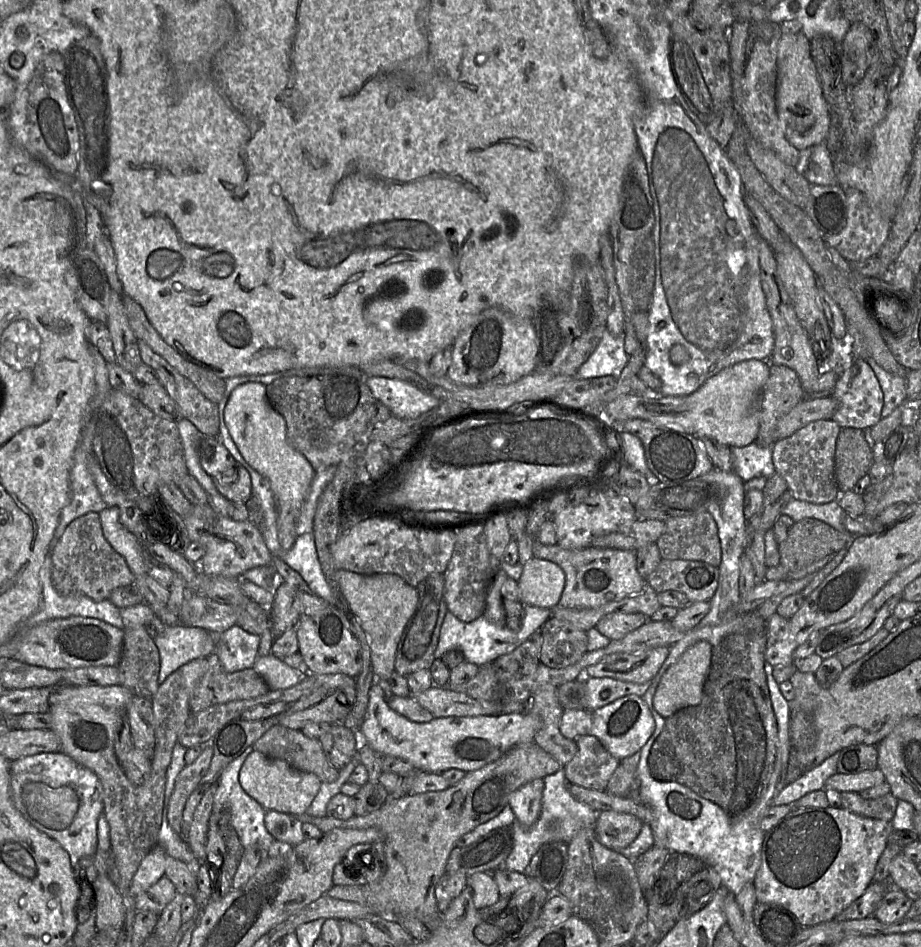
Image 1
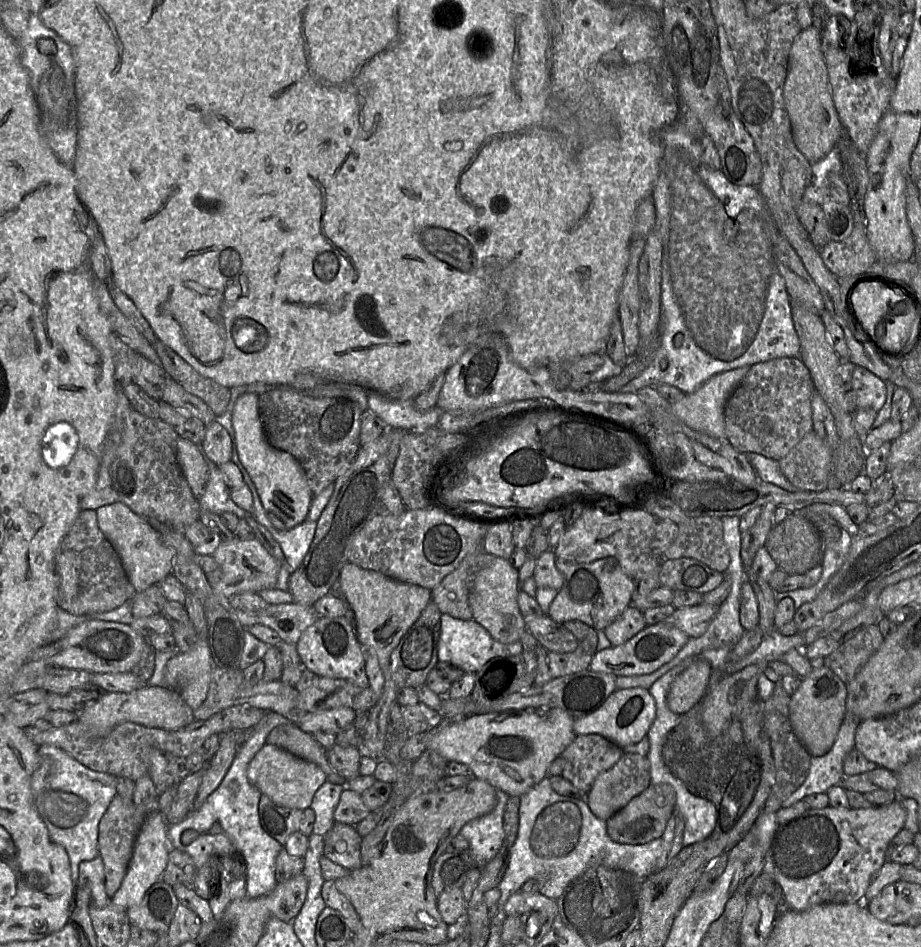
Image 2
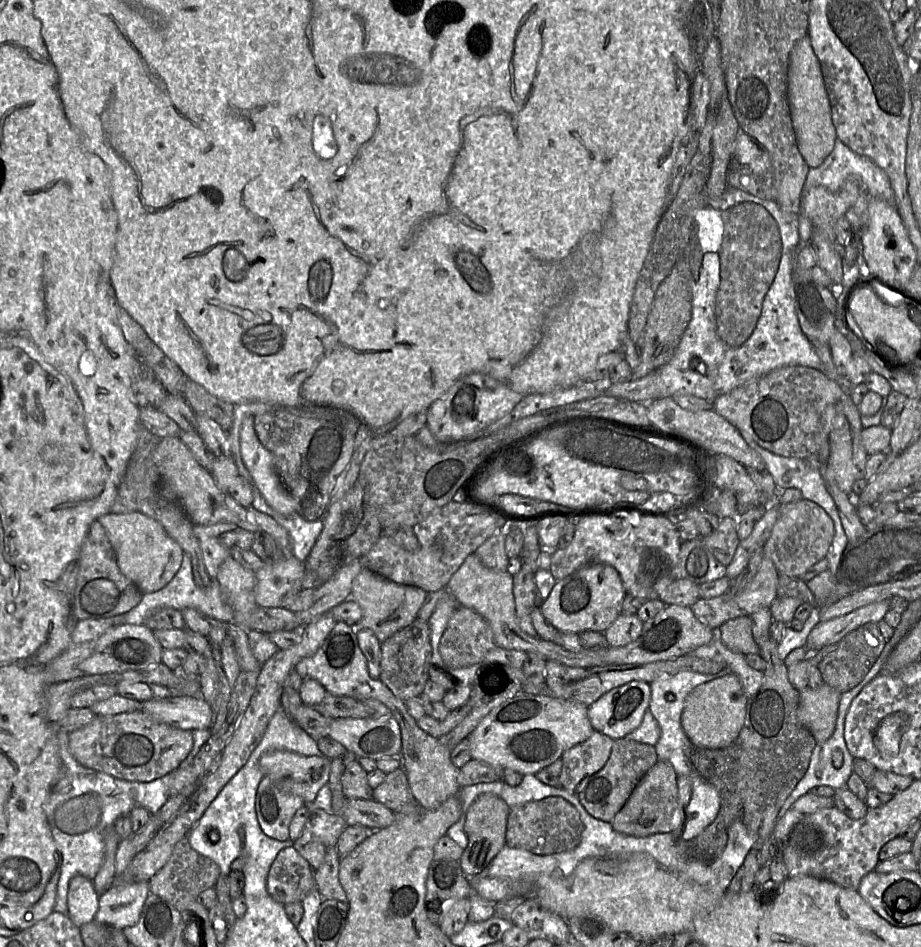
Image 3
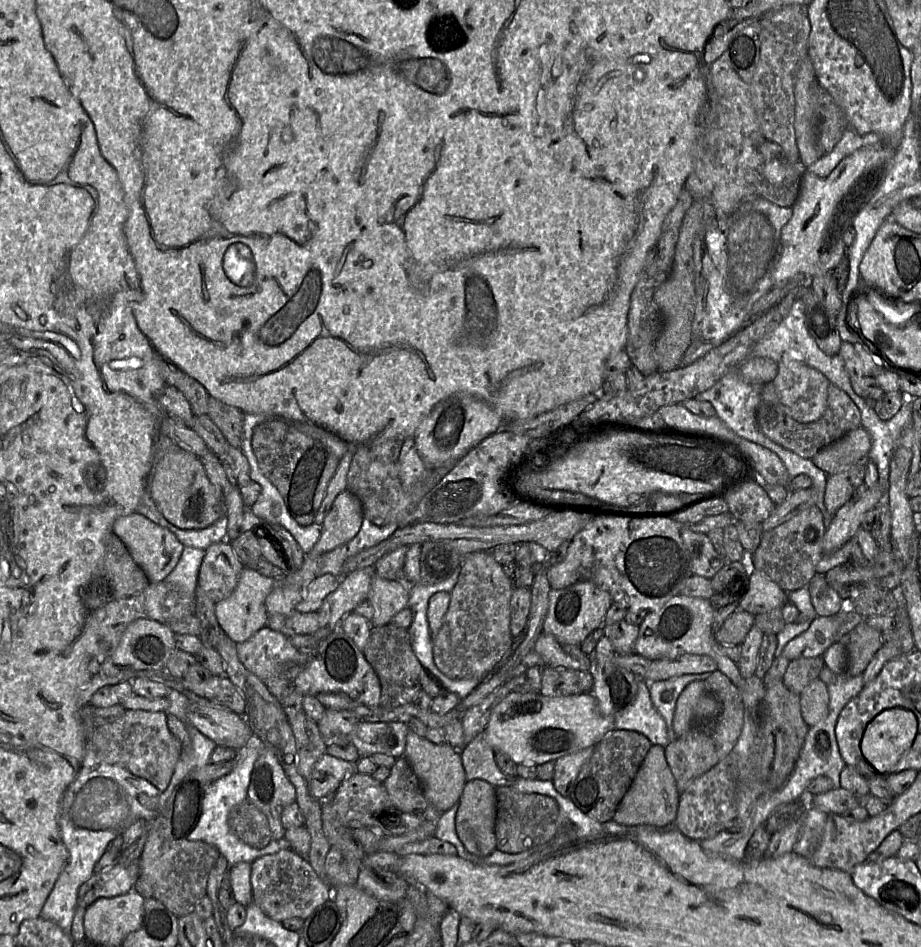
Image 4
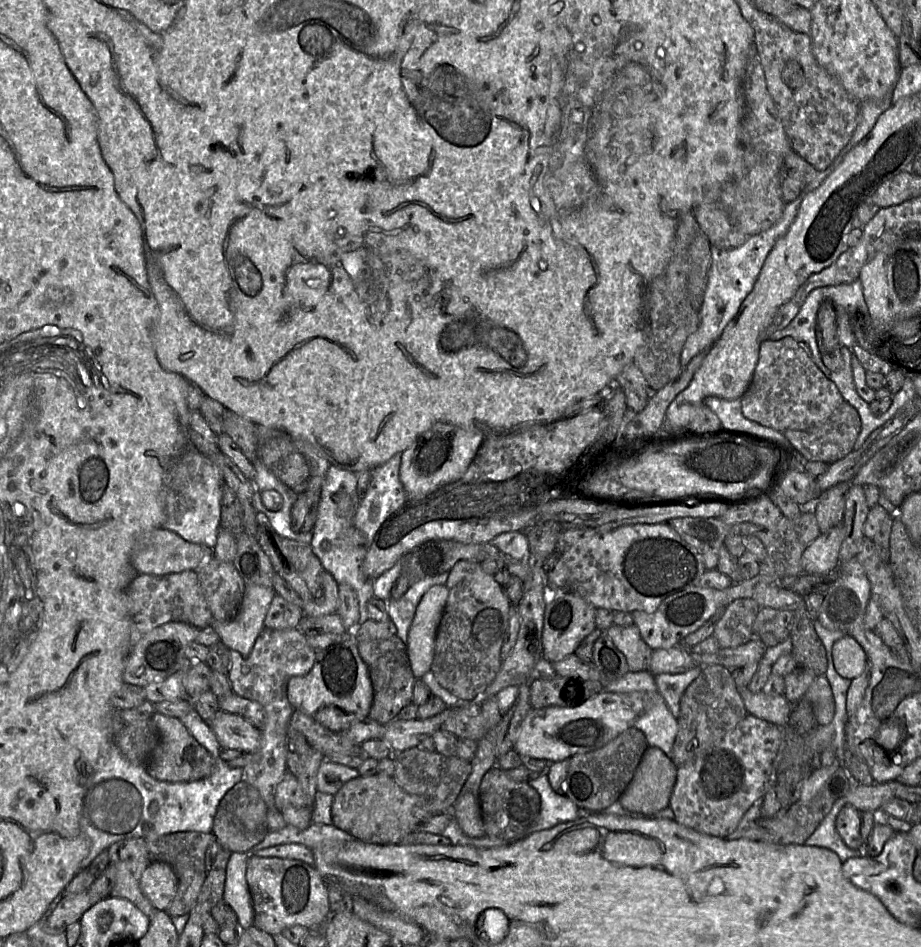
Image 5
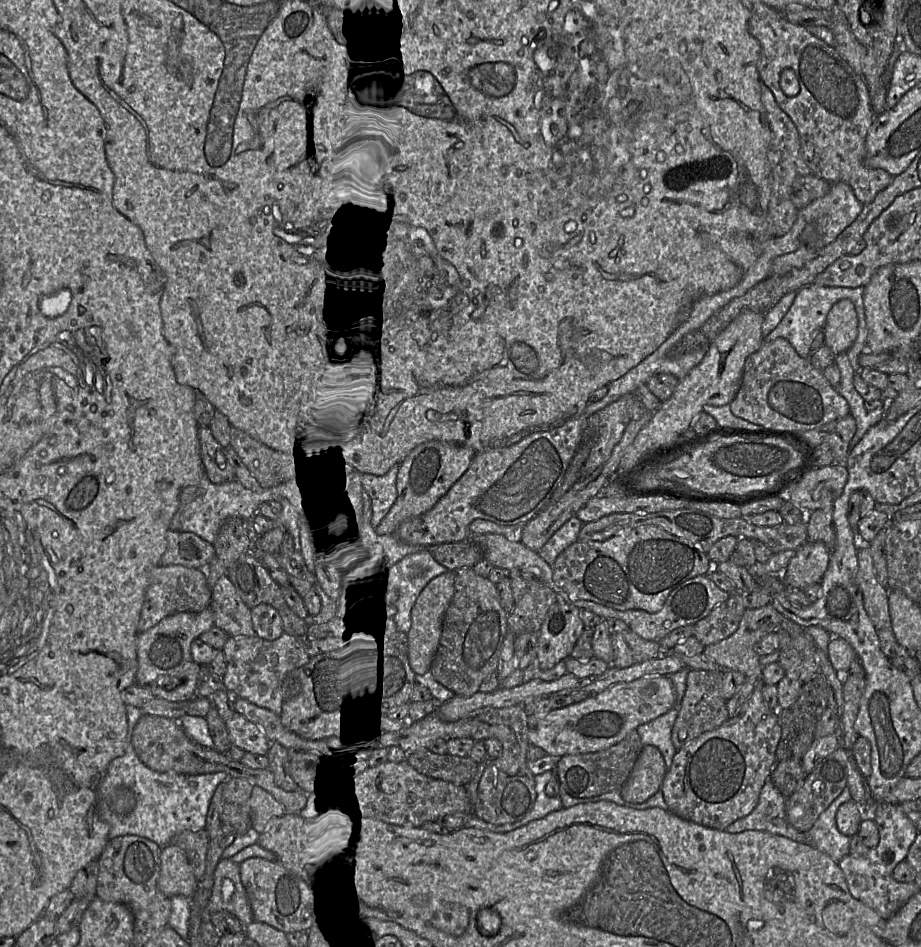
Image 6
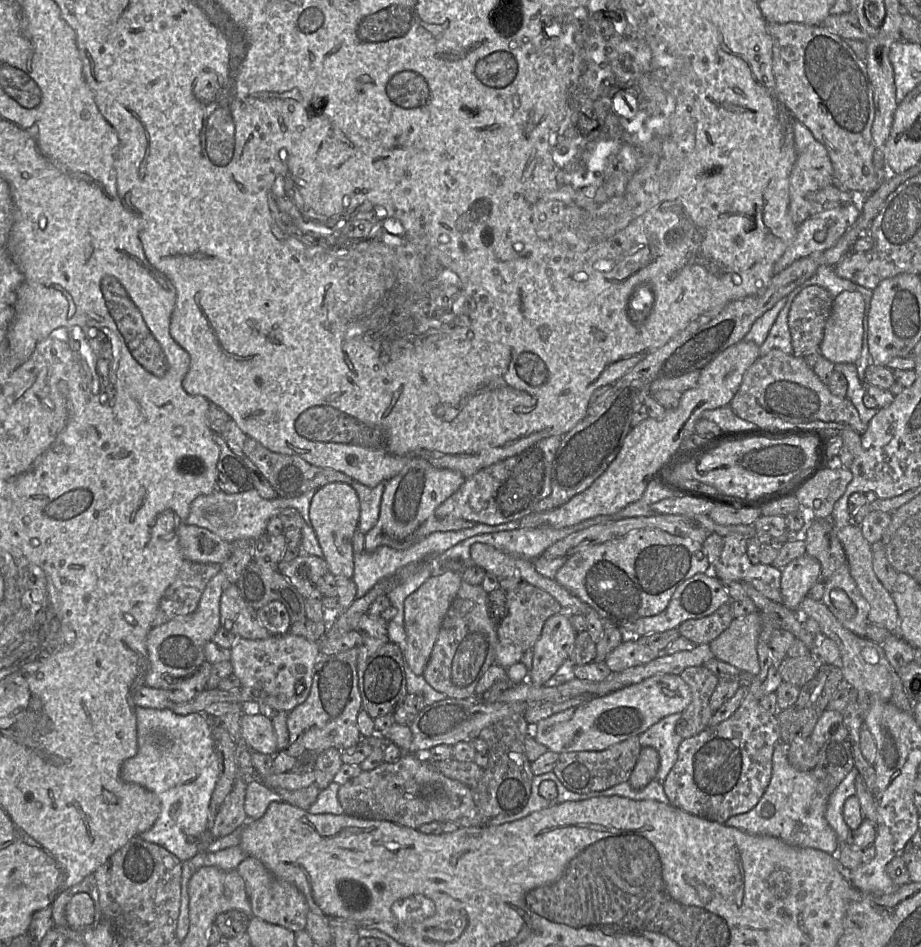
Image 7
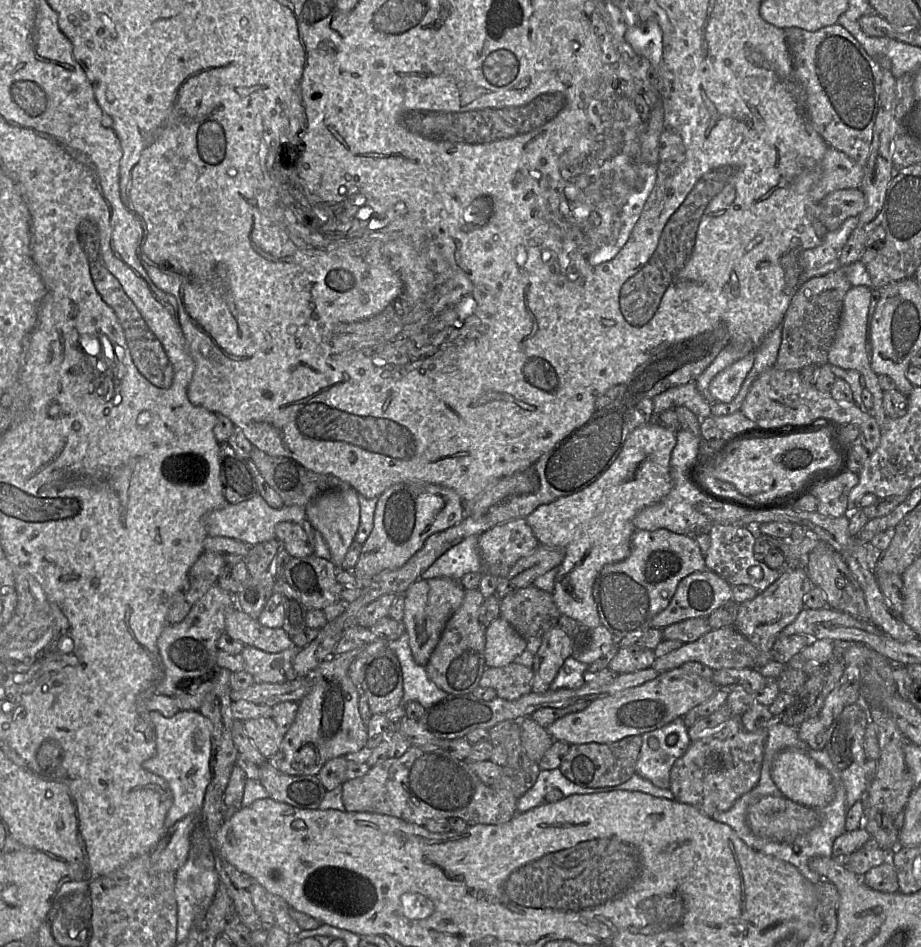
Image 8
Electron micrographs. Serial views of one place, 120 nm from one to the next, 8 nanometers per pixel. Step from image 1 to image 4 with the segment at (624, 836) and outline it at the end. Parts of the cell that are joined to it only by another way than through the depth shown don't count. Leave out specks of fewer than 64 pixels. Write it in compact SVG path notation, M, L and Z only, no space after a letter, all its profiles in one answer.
M652 745L612 820L625 826L666 826L675 822L678 805L679 790L666 760L665 748Z

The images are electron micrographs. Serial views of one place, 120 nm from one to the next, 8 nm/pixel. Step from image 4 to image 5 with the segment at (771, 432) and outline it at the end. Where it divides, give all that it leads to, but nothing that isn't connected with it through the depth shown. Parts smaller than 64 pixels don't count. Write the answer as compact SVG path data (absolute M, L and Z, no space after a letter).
M844 400L824 423L806 430L787 430L783 434L805 461L822 461L832 464L853 451L860 430L861 420L858 411Z

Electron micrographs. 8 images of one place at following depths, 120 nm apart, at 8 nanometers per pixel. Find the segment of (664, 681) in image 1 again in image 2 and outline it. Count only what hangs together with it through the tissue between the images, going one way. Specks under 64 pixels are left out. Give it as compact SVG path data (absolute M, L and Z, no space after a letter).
M705 659L695 660L672 682L667 703L669 709L679 715L700 703L708 690L712 668Z

